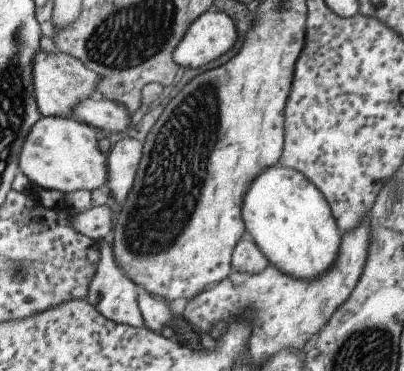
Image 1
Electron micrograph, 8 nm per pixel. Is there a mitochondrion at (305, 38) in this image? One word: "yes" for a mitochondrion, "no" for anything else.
no

